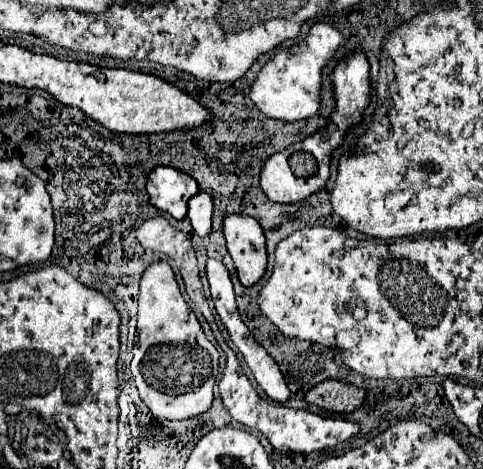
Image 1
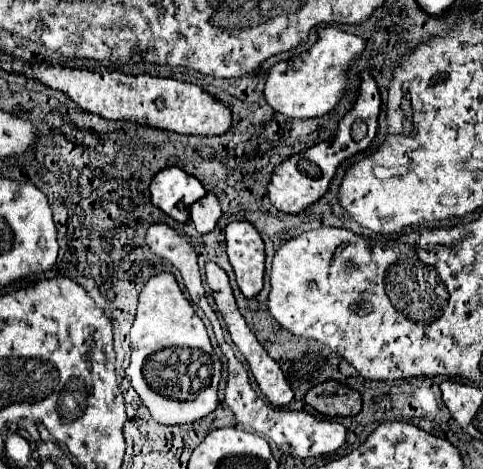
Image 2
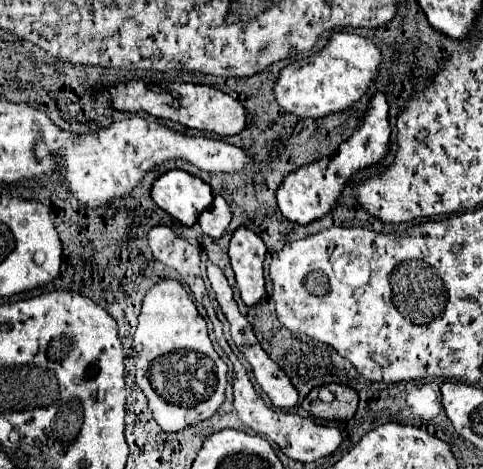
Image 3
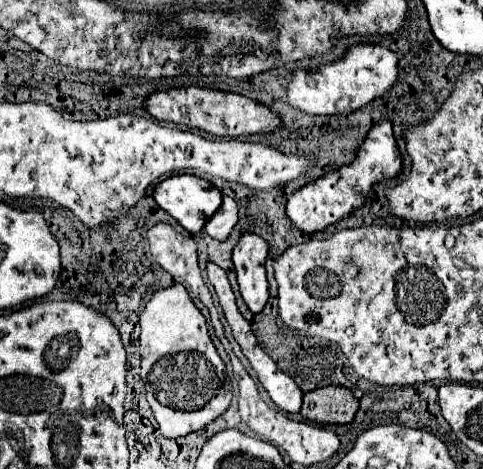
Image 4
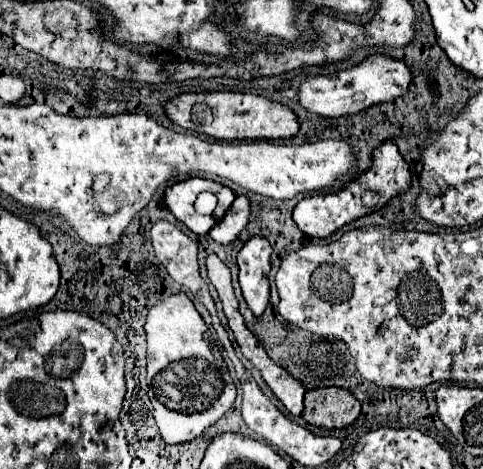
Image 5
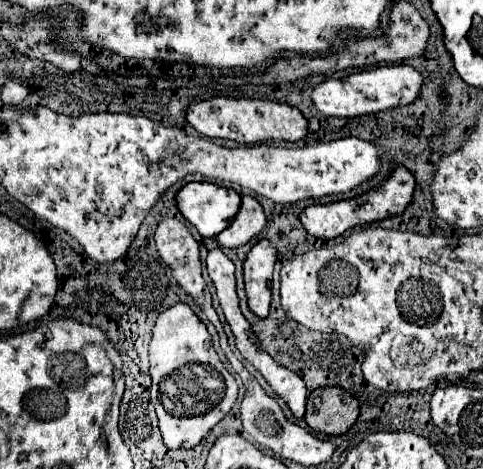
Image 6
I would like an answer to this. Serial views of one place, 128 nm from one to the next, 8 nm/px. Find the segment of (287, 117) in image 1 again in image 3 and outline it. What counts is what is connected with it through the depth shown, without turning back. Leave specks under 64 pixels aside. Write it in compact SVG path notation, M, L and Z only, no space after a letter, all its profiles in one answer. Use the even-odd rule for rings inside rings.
M332 32L328 44L318 54L310 56L302 66L294 62L280 70L280 76L274 84L276 102L286 112L300 118L320 118L346 110L370 88L376 78L380 60L382 54L372 40L356 34Z

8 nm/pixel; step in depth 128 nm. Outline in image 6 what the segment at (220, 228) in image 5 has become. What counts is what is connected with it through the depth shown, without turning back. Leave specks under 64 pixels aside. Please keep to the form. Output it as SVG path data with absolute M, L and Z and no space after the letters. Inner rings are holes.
M242 196L240 210L232 224L216 236L216 242L222 248L238 248L262 232L266 226L266 216L262 206L252 196Z

